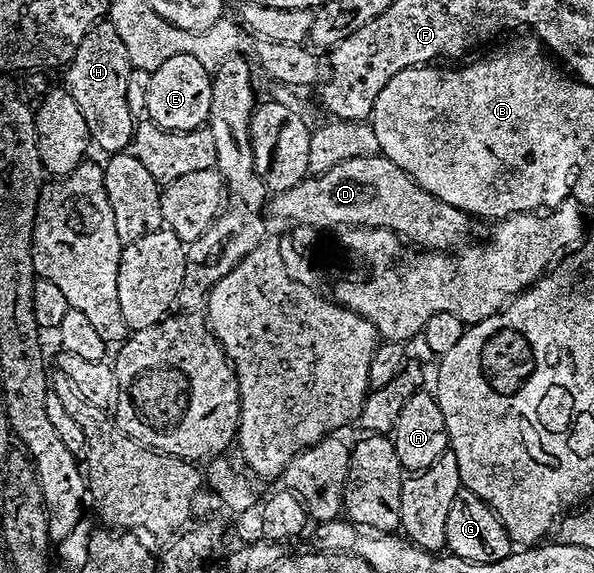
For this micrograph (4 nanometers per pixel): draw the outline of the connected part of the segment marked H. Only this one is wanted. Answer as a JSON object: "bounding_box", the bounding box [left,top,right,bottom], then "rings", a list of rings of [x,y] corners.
{"bounding_box":[64,22,135,154],"rings":[[[99,22],[86,33],[64,69],[64,87],[69,89],[71,98],[75,98],[75,106],[79,106],[83,113],[89,139],[96,147],[98,144],[105,154],[126,151],[133,143],[135,114],[127,106],[125,97],[130,71],[127,46],[123,46],[123,38],[119,38],[115,26],[108,22]]]}

